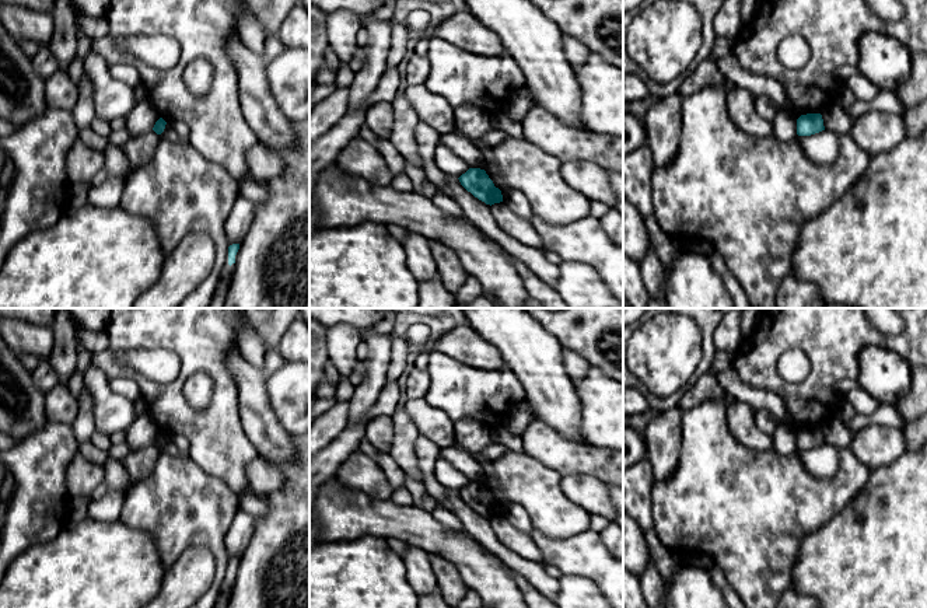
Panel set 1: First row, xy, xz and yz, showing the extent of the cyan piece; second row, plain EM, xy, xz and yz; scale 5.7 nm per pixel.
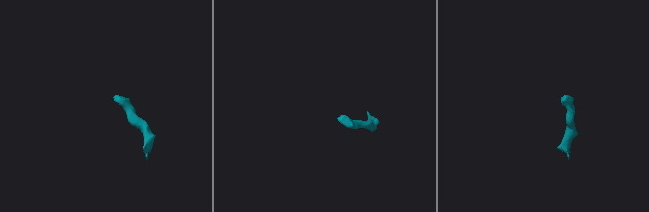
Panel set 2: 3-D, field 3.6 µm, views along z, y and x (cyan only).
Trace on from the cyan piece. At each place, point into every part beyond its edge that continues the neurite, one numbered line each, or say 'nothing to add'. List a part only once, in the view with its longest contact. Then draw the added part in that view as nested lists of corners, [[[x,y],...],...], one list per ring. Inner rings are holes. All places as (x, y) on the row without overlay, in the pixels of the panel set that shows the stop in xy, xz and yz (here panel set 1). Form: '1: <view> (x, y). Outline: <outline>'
1: xy (227, 584). Outline: [[[227,566],[224,580],[221,583],[221,587],[220,587],[220,591],[217,595],[217,601],[216,601],[217,608],[227,608],[228,607],[231,591],[232,591],[232,587],[235,584],[235,579],[237,579],[237,572],[238,572],[238,566],[235,569],[235,576],[230,580],[228,579],[228,566]]]

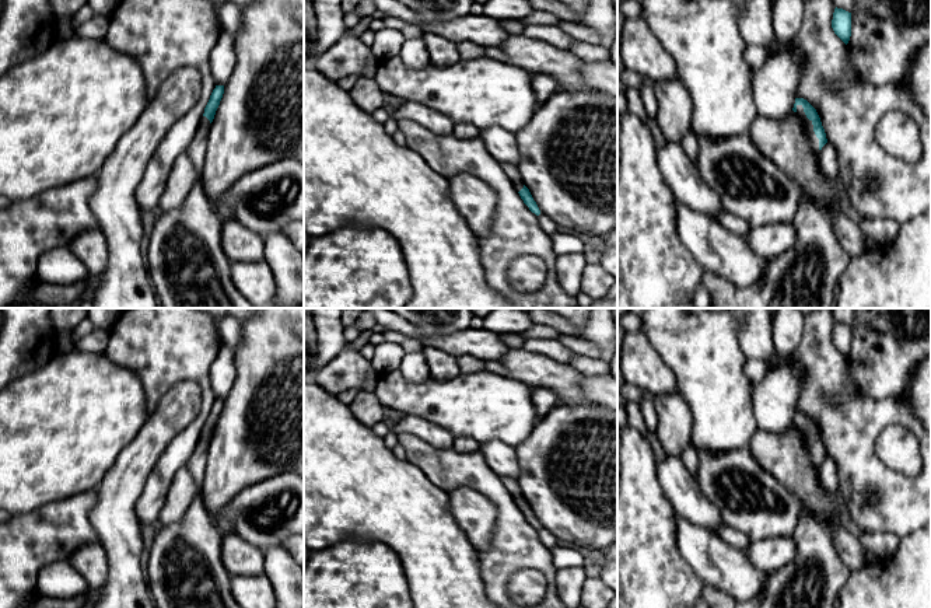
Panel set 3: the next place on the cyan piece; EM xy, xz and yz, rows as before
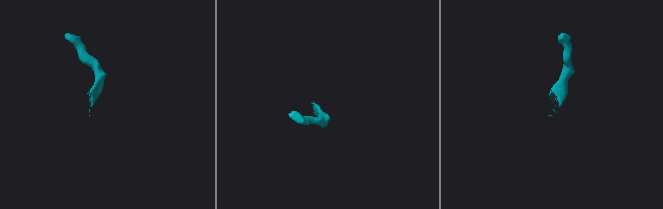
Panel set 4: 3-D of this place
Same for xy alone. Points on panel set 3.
1: xy (196, 465). Outline: [[[203,430],[195,447],[195,451],[192,452],[190,460],[186,465],[186,468],[189,469],[190,475],[193,476],[195,482],[199,486],[203,485],[203,476],[207,464],[209,443],[210,443],[210,434],[206,430]]]

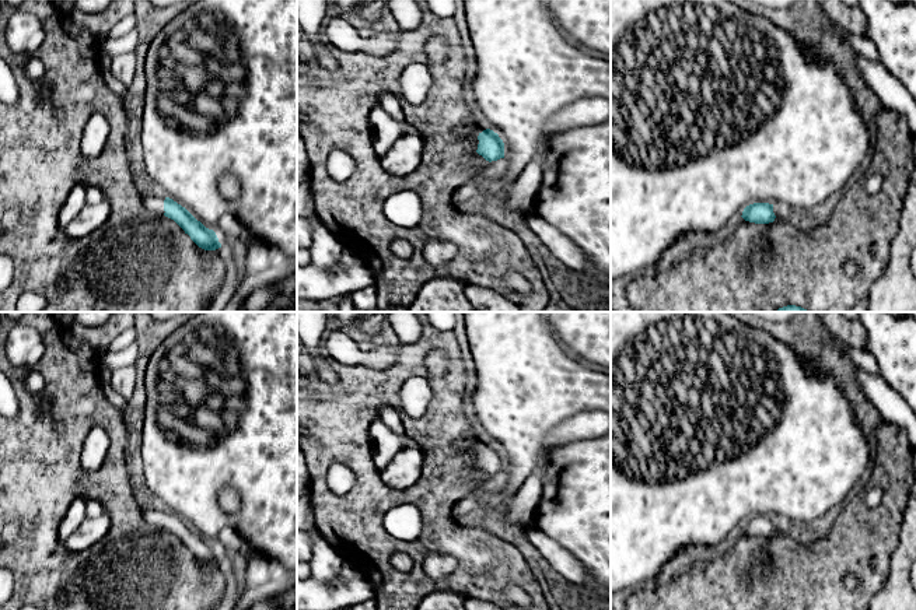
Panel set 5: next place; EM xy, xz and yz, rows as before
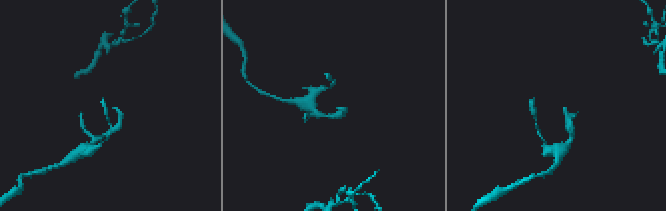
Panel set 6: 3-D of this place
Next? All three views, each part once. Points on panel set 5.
1: xz (472, 454). Outline: [[[480,442],[480,444],[478,444],[475,448],[469,448],[469,449],[466,451],[468,459],[469,459],[471,462],[478,462],[478,458],[479,458],[478,449],[479,449],[482,445],[483,445],[483,444]]]

